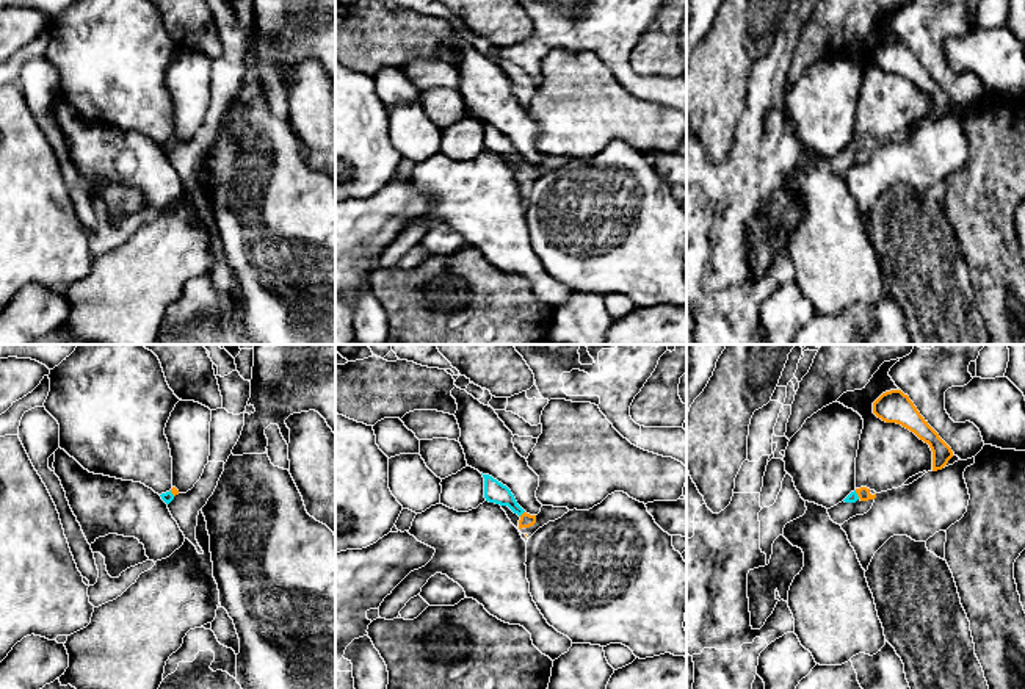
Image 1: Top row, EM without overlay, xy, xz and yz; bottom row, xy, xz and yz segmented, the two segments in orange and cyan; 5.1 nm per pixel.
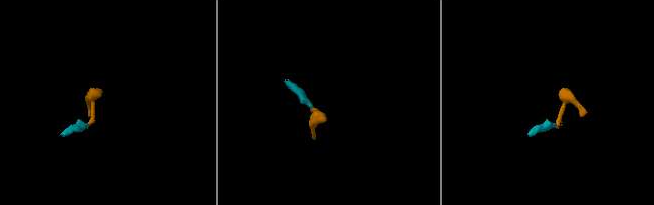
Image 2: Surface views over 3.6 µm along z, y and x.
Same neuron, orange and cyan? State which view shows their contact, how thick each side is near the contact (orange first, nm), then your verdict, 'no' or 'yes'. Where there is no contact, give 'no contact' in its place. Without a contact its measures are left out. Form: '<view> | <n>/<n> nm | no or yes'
xz | 70/110 nm | yes

